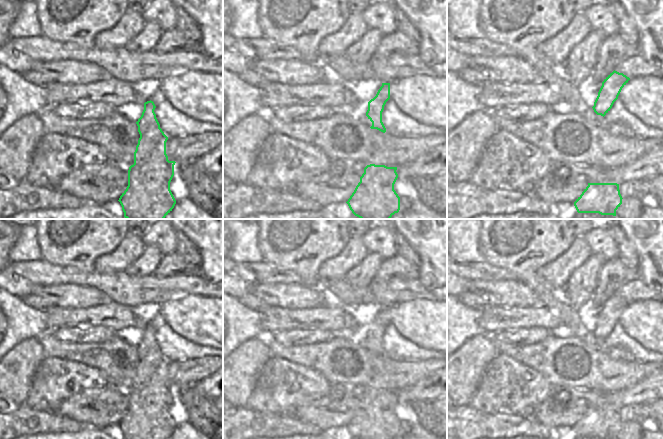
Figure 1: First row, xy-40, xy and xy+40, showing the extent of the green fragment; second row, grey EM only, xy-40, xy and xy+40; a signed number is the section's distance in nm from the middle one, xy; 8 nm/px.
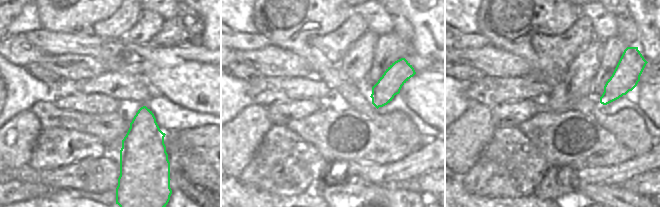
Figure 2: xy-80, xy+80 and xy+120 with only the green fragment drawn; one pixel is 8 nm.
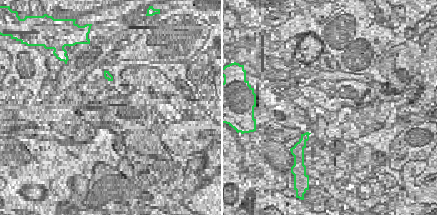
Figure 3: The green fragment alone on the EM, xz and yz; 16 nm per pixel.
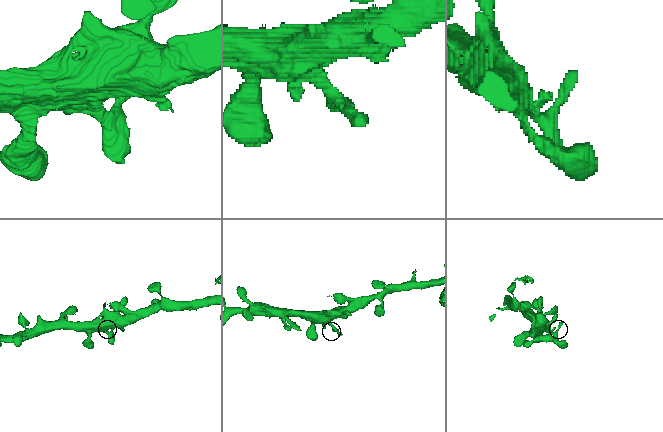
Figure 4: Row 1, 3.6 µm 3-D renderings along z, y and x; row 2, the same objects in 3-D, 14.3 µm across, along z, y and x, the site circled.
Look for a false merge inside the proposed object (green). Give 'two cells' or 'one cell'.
one cell

